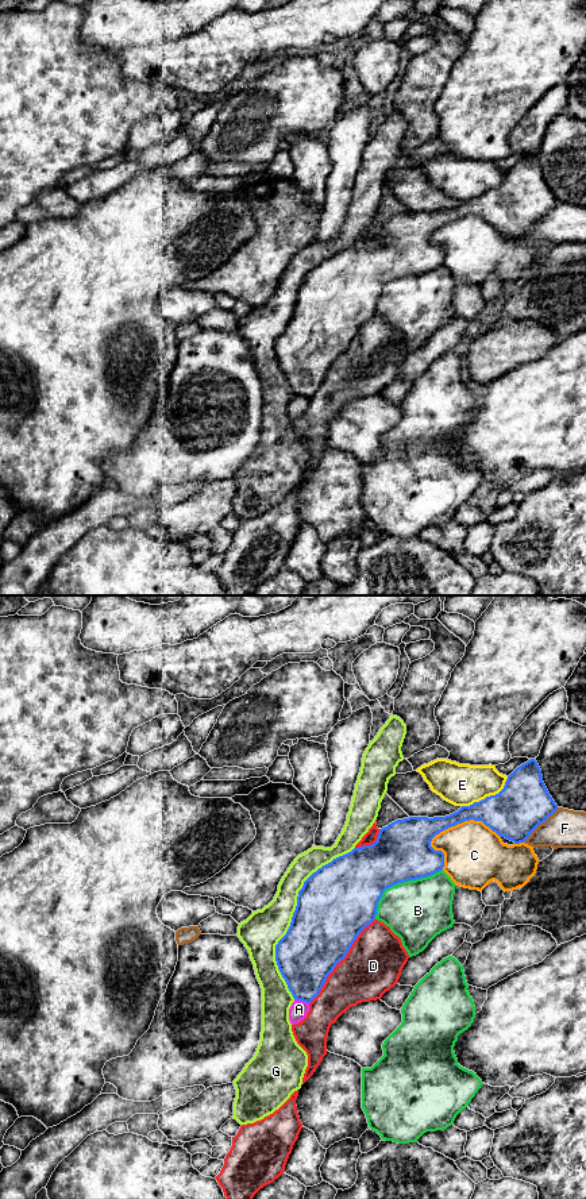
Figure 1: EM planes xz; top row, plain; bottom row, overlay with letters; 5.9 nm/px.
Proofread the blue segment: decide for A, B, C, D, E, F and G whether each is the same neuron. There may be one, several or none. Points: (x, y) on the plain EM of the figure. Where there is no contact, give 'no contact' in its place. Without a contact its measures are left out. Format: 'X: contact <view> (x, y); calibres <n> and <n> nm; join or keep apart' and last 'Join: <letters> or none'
A: contact xz (301, 394); calibres 340 and 110 nm; keep apart
B: contact xz (398, 277); calibres 340 and 360 nm; keep apart
C: contact xz (462, 216); calibres 240 and 360 nm; keep apart
D: contact xz (339, 357); calibres 400 and 340 nm; keep apart
E: contact xz (488, 192); calibres 320 and 260 nm; keep apart
F: contact xz (540, 218); calibres 320 and 220 nm; keep apart
G: contact xz (293, 311); calibres 440 and 240 nm; keep apart
Join: none

